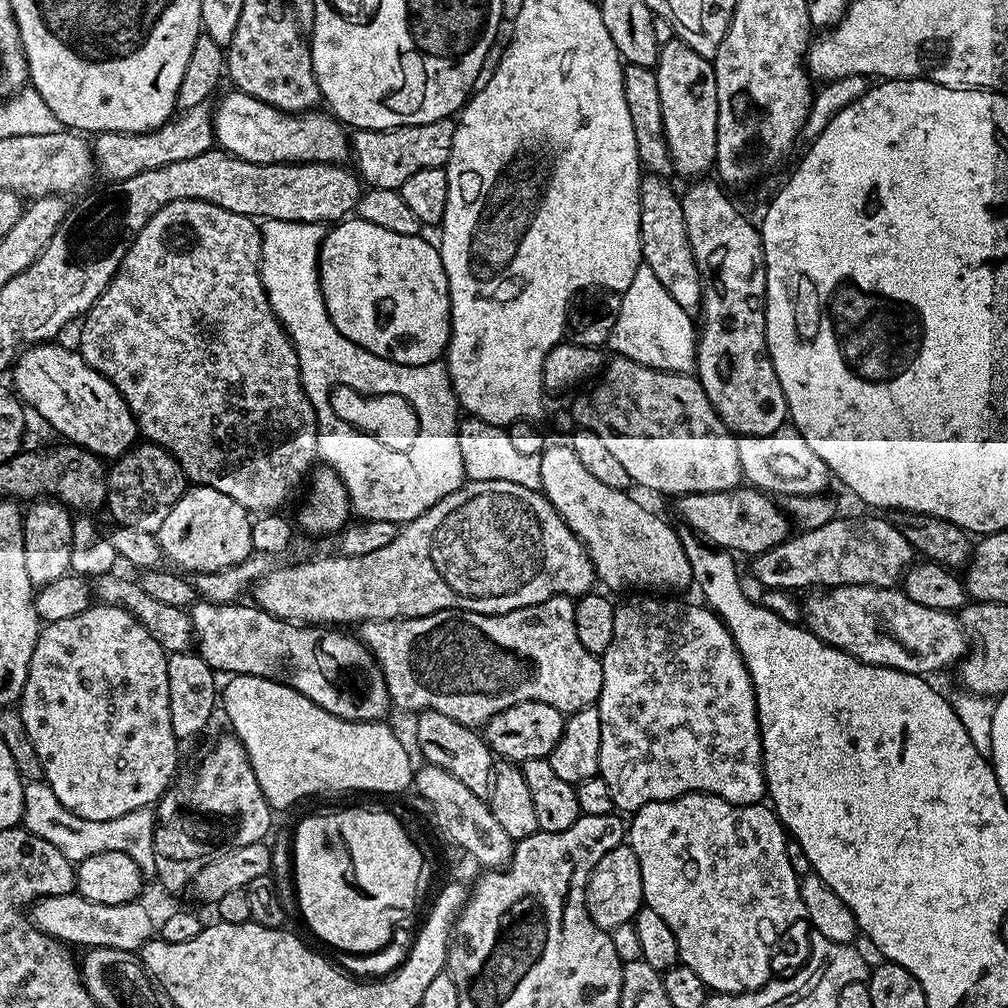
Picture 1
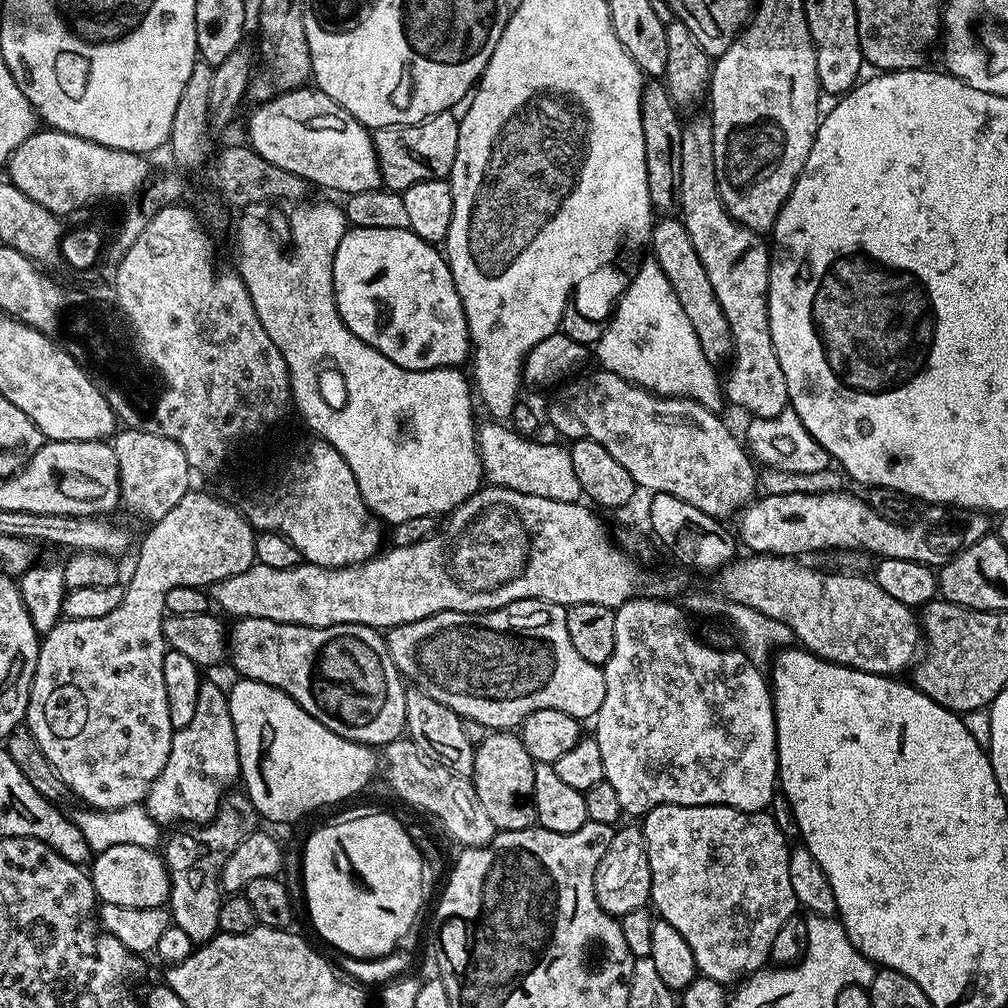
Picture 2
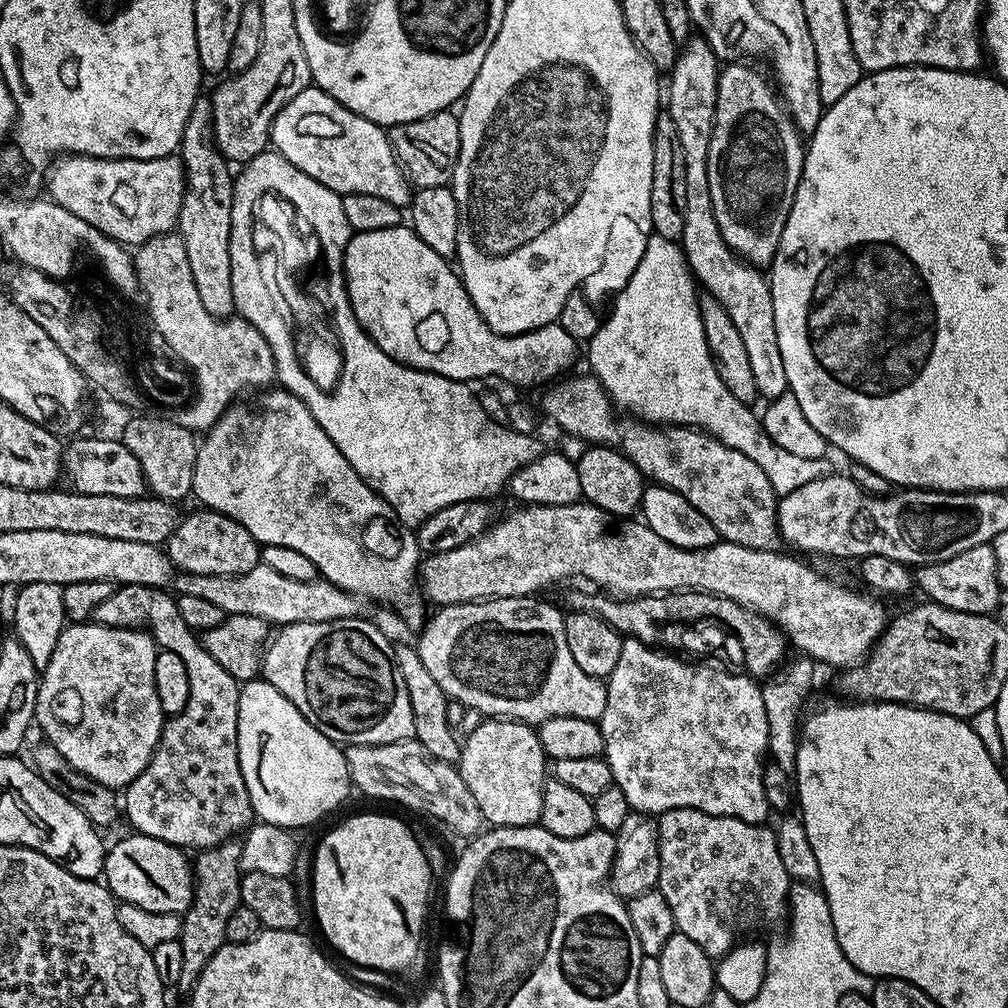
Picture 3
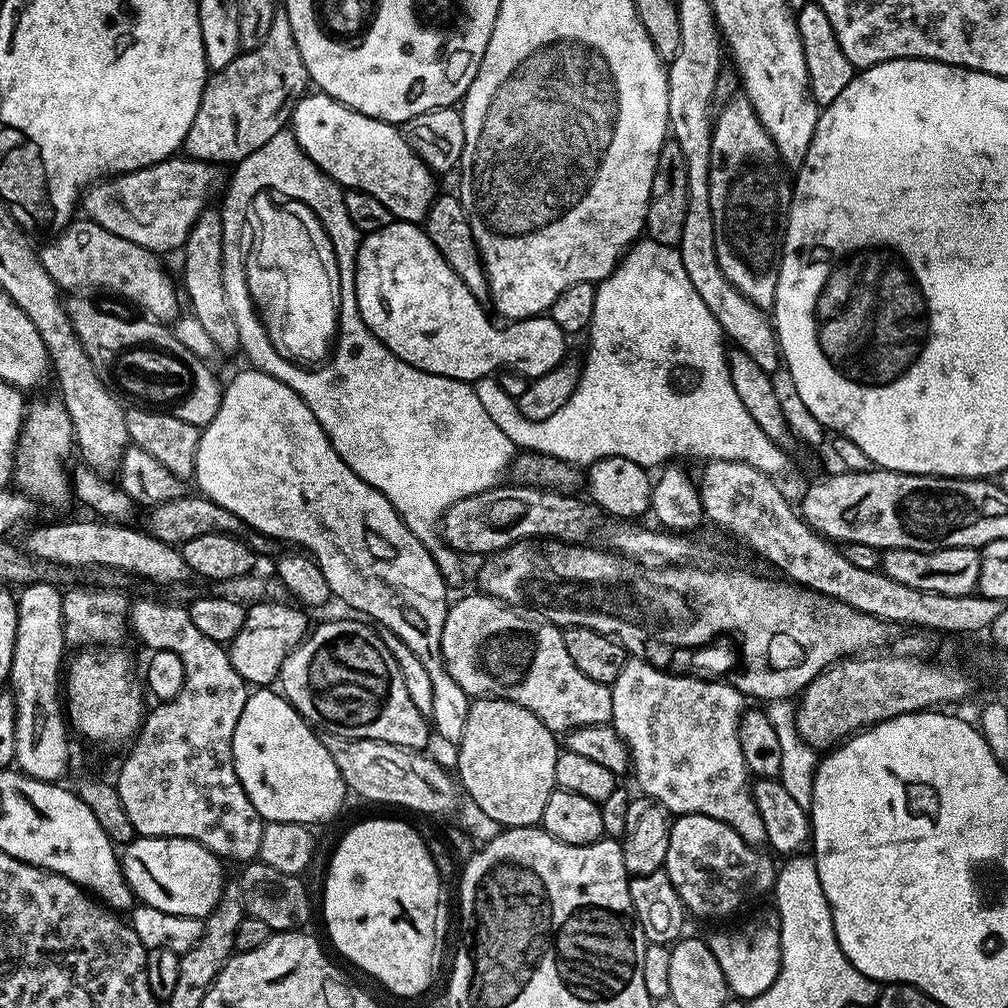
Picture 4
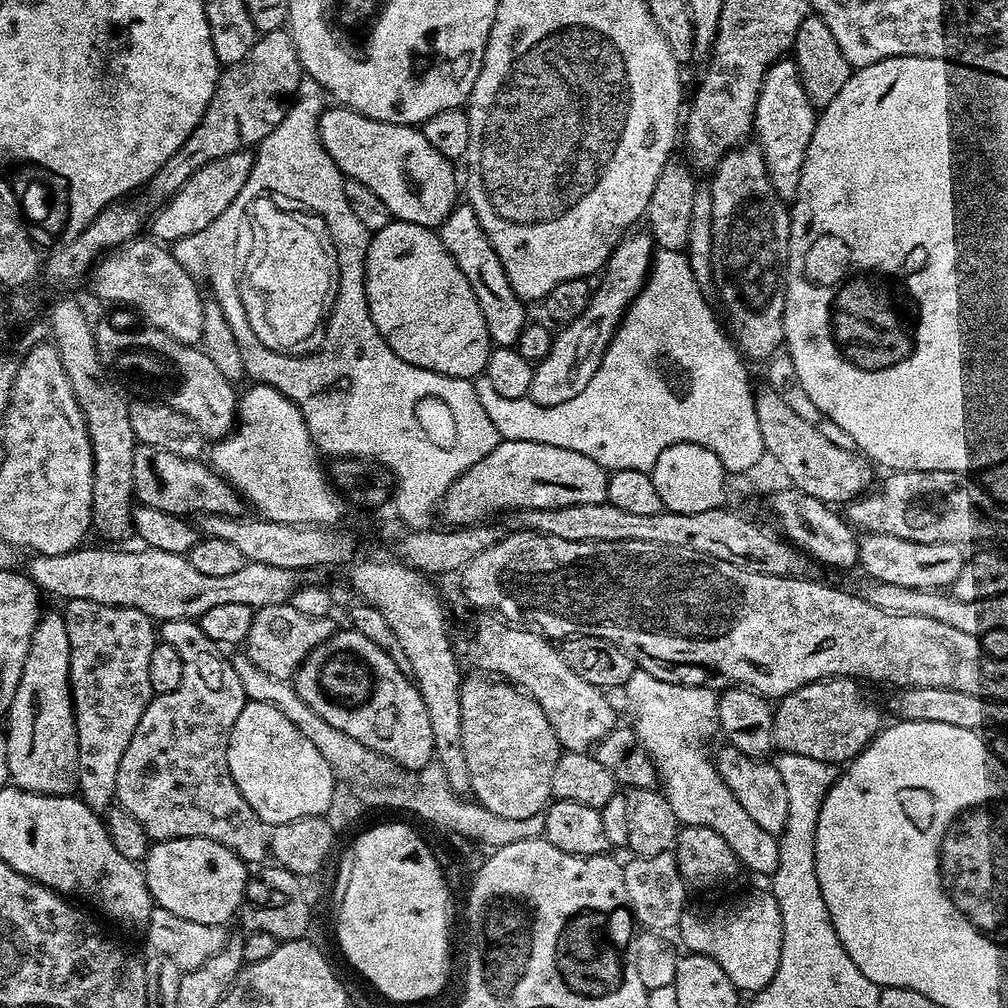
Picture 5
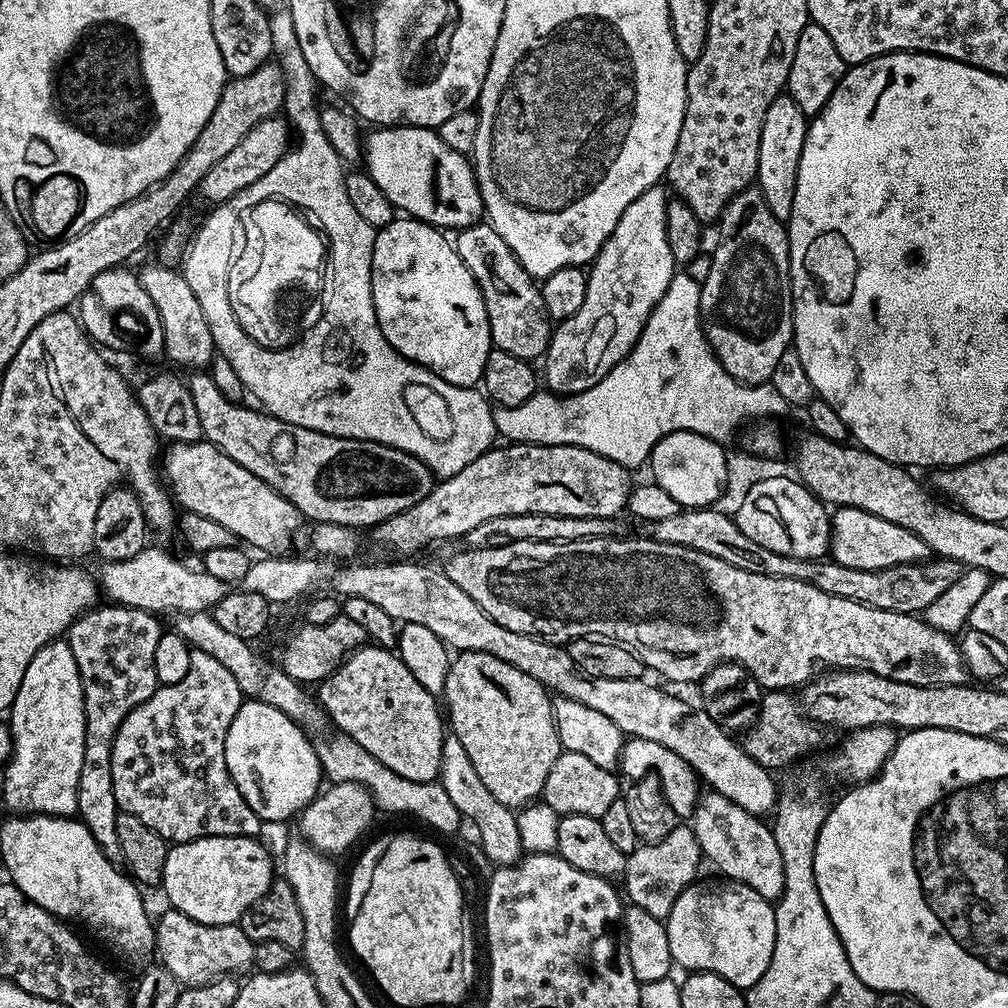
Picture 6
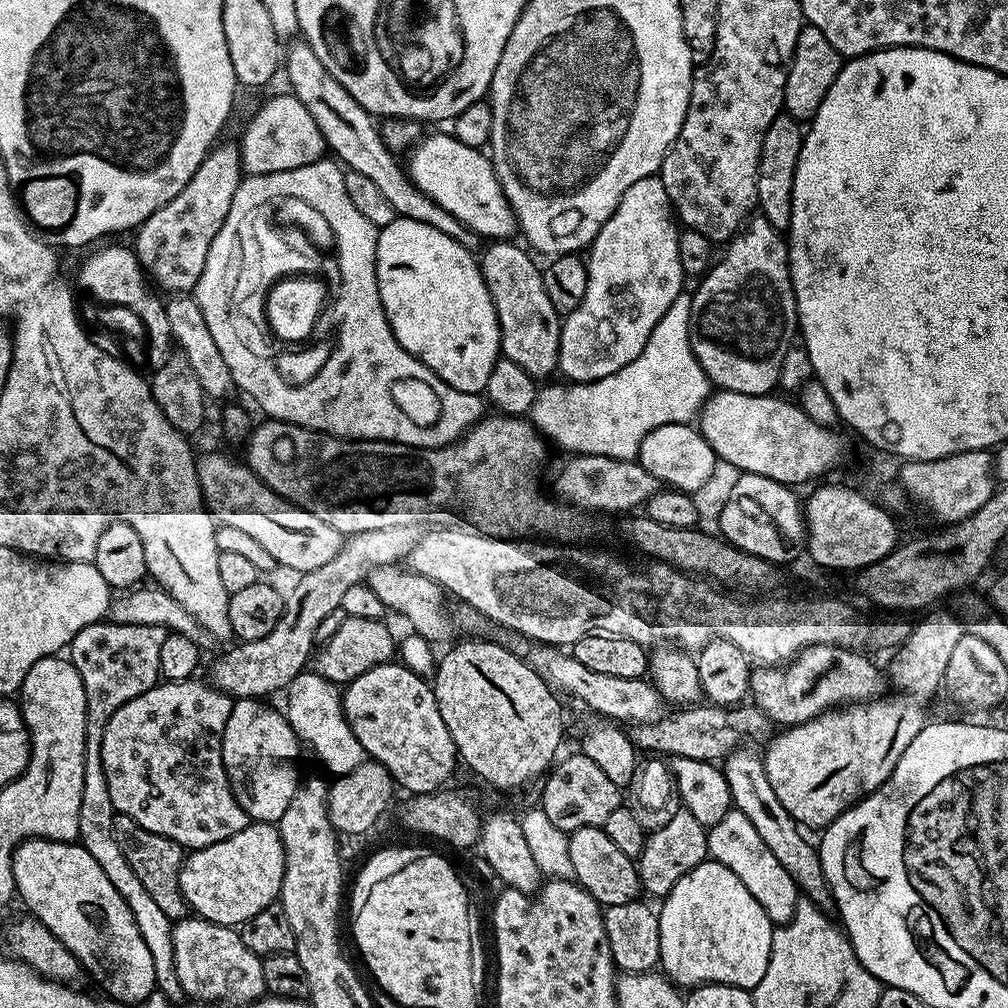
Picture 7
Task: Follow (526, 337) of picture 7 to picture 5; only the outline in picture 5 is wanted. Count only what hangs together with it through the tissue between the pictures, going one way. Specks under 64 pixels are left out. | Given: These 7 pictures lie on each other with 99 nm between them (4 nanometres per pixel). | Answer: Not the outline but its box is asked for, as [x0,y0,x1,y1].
[438,202,528,348]

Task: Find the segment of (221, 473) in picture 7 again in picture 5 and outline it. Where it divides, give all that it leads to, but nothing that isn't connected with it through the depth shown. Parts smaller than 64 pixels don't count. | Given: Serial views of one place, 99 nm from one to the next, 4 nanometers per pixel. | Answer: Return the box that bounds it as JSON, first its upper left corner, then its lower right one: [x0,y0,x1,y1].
[134,443,242,516]

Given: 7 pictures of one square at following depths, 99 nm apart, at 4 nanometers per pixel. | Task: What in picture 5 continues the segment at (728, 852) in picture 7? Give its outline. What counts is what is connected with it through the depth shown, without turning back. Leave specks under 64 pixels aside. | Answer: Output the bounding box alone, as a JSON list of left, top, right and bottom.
[622,670,779,872]

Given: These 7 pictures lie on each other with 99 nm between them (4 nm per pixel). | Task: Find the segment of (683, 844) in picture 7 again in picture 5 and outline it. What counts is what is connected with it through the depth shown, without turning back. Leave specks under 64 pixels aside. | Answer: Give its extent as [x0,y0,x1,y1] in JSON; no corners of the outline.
[623,851,689,933]

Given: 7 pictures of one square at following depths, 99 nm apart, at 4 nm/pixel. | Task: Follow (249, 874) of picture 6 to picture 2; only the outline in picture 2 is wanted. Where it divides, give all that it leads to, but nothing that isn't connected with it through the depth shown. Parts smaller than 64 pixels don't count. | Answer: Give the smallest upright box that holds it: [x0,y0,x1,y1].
[90,844,170,908]

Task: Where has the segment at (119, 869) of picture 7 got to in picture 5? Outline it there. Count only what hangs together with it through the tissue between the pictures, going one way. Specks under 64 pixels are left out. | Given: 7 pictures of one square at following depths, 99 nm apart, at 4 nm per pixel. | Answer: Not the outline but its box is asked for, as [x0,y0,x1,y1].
[62,600,158,814]

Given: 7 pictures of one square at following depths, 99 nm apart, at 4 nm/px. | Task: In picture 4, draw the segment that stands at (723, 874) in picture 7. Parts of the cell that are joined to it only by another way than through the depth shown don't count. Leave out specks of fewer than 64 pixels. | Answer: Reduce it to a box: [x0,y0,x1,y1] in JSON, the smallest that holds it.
[706,920,782,1002]

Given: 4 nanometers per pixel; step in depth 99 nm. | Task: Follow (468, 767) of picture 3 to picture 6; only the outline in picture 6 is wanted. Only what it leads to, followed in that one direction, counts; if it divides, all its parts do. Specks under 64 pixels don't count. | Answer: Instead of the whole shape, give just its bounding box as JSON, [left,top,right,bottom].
[442,652,562,810]

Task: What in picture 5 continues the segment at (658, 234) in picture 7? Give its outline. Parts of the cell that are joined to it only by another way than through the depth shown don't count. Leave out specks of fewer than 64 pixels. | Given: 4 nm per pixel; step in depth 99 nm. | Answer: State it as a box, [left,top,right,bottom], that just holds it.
[527,231,654,406]

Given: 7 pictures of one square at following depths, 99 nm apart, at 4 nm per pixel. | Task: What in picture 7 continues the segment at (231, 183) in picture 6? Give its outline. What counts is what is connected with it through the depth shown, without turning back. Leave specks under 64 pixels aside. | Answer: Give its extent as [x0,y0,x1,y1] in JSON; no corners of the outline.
[238,94,326,176]

